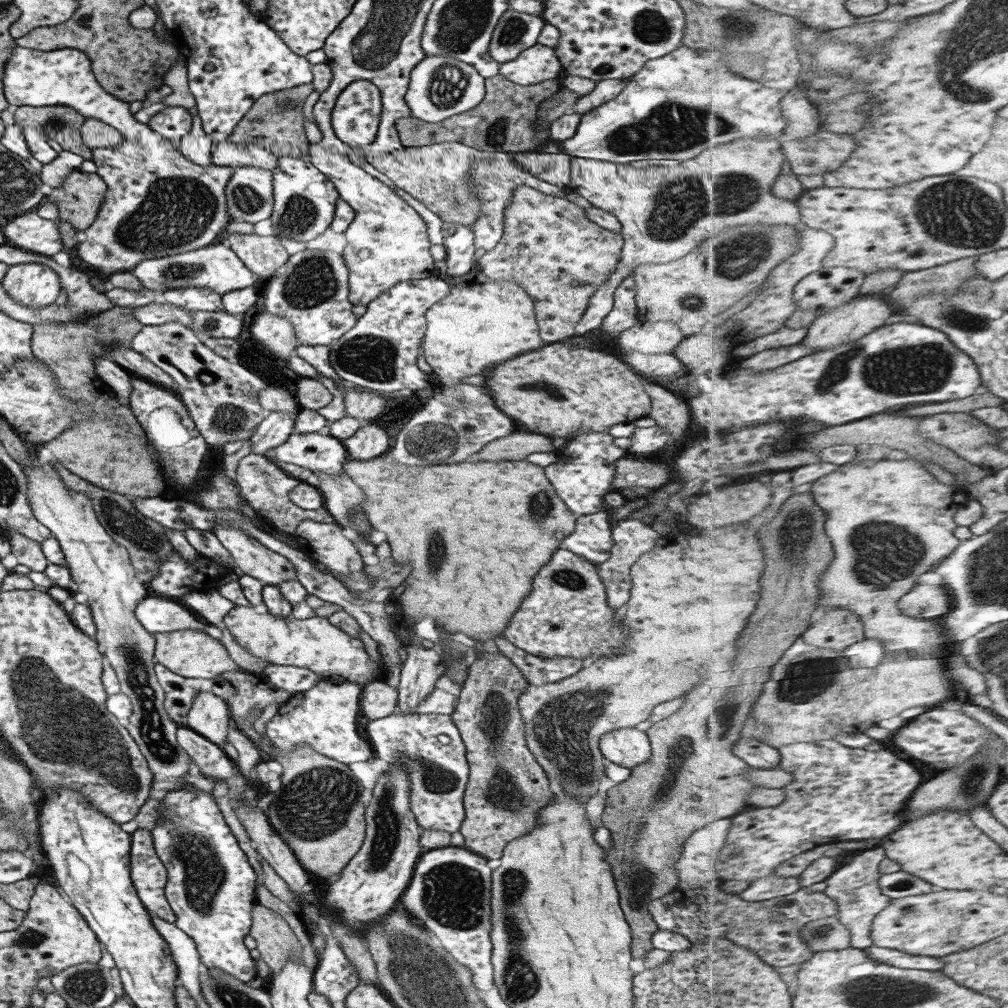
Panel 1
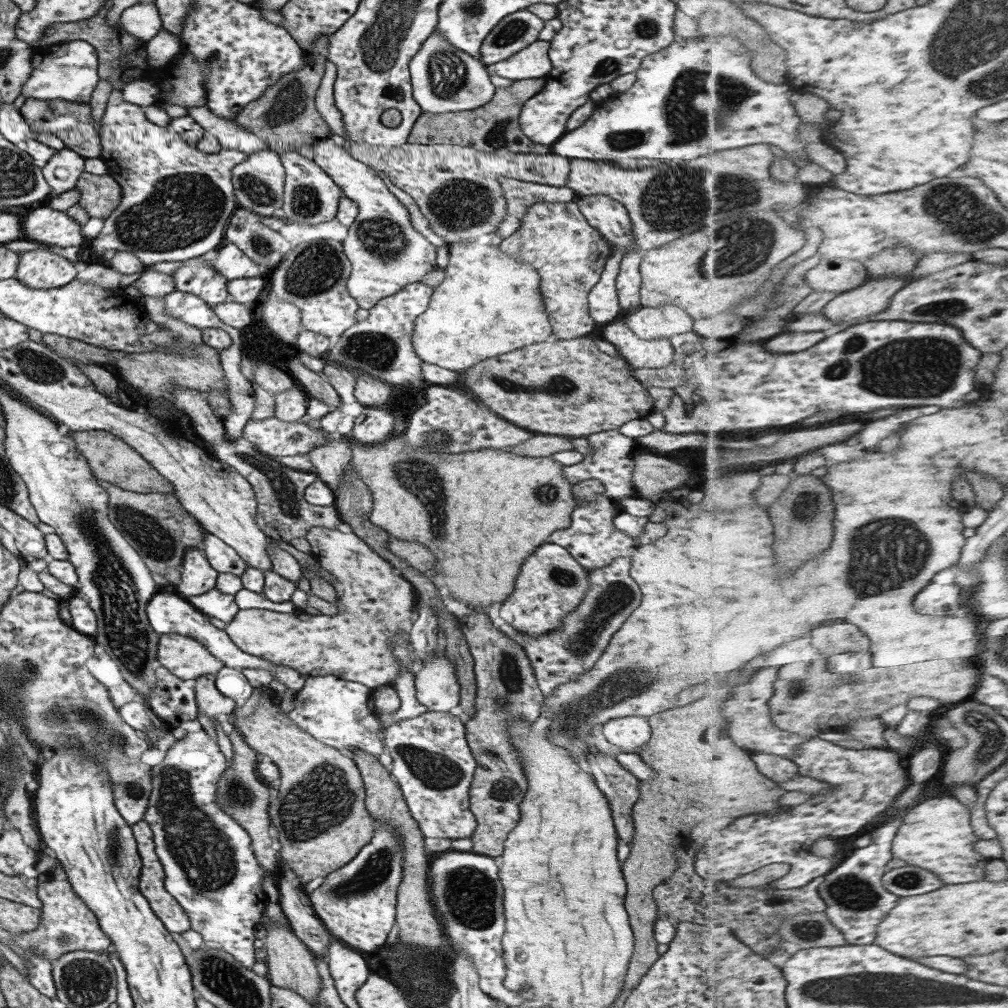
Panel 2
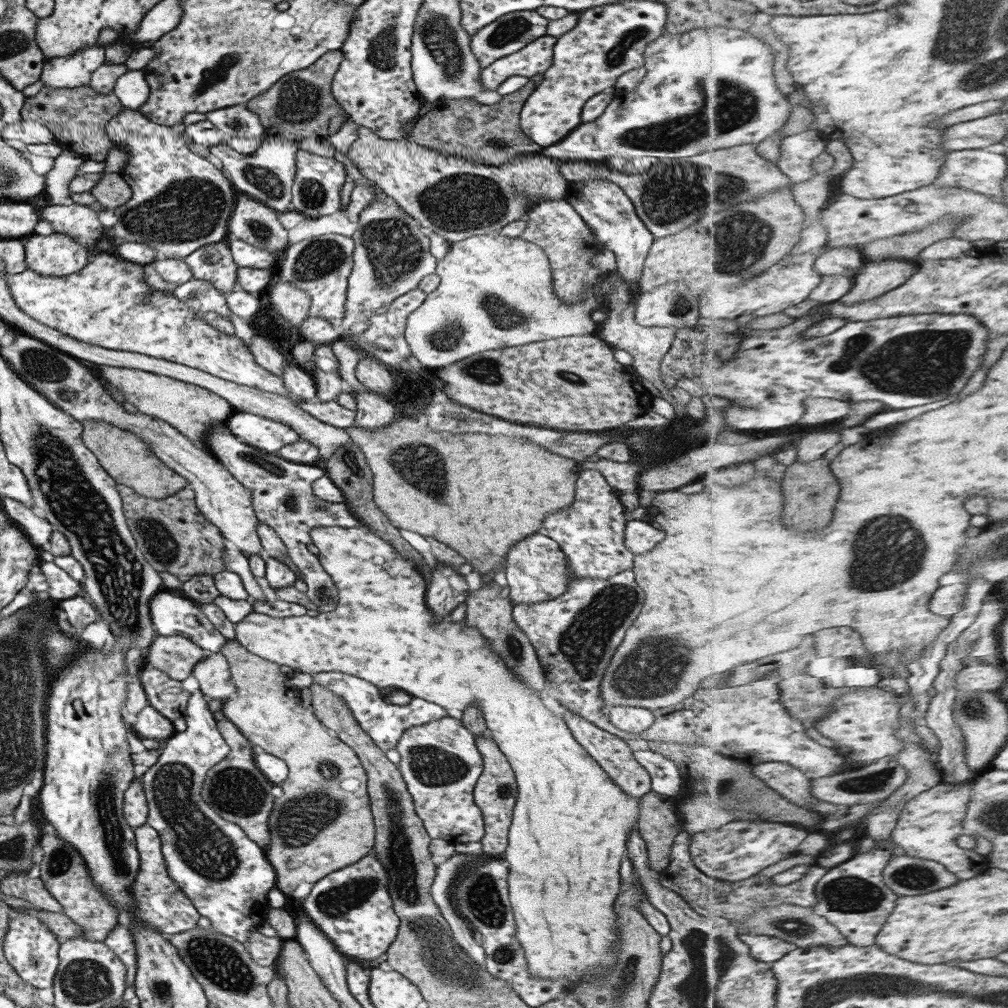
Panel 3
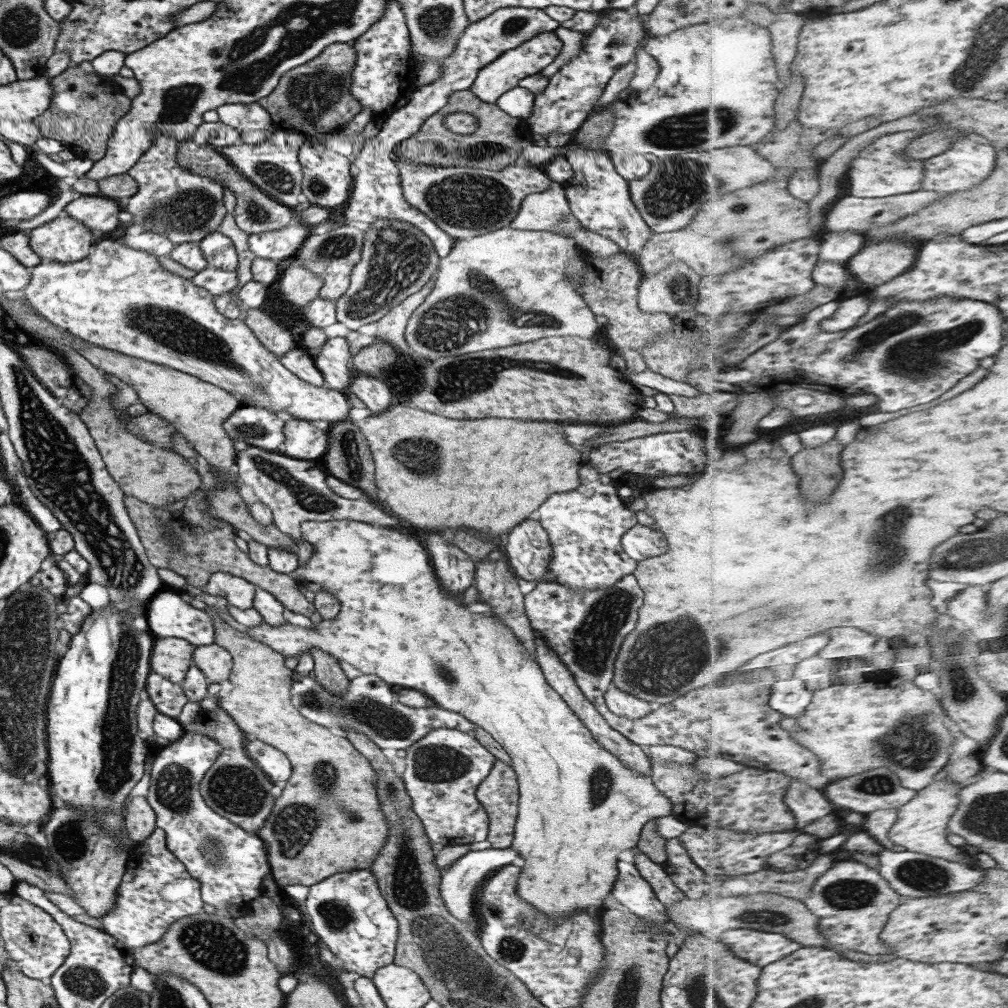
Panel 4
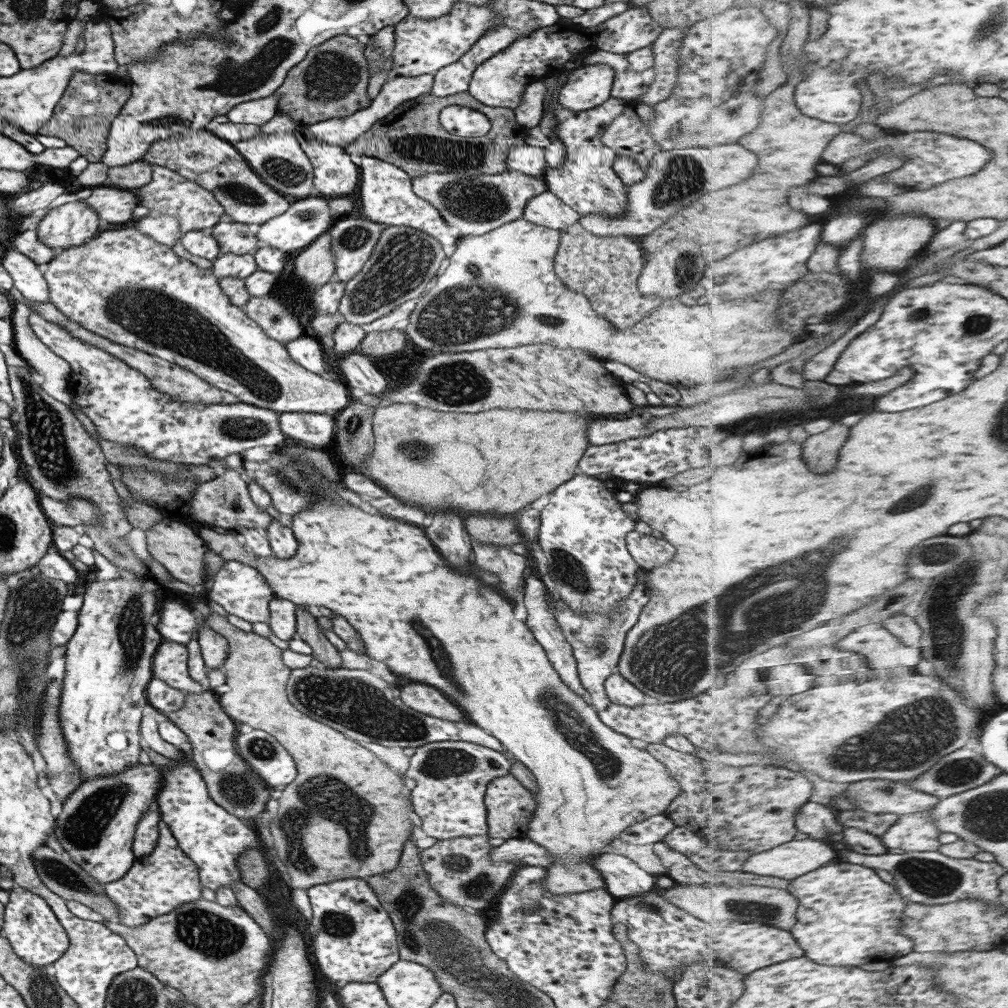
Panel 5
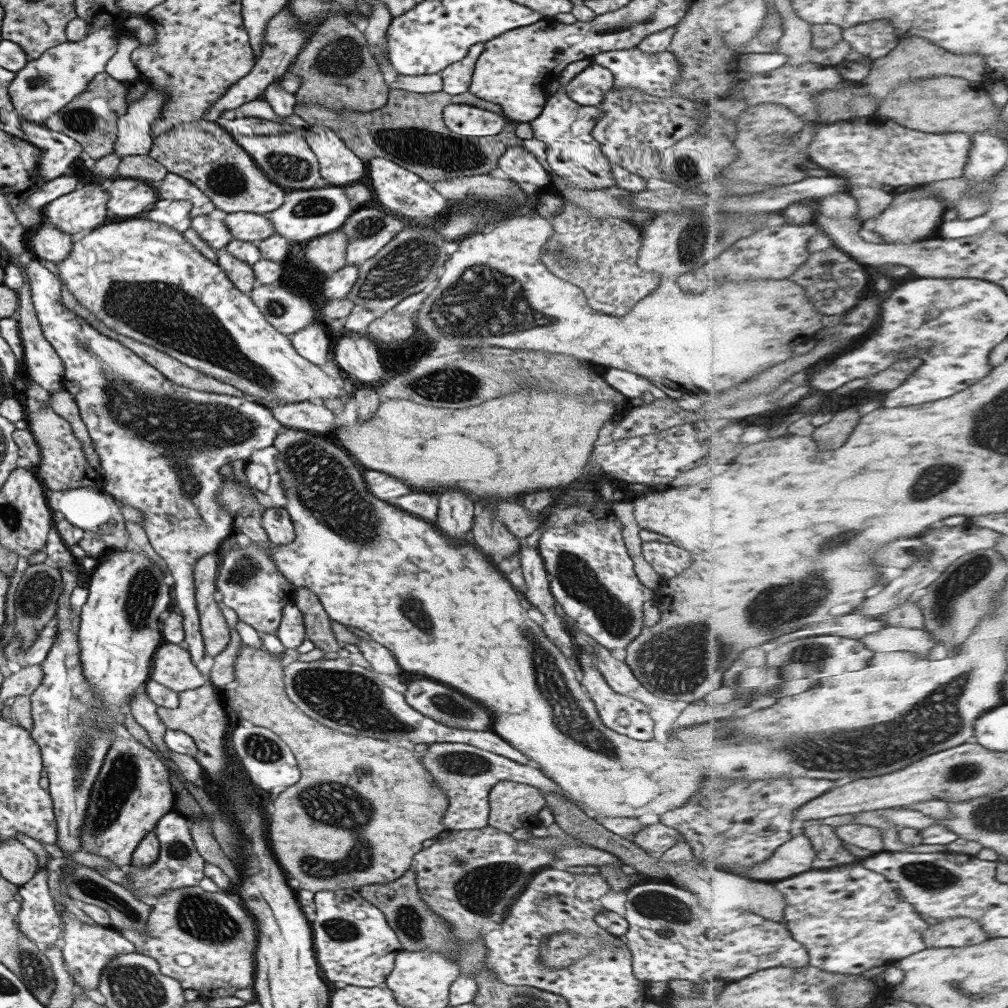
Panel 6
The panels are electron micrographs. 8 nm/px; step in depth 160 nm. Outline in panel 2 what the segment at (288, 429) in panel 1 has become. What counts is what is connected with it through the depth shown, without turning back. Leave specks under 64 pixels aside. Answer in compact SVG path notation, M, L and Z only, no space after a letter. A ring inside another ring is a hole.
M296 384L274 396L275 418L283 422L295 422L303 419L306 414L308 394Z

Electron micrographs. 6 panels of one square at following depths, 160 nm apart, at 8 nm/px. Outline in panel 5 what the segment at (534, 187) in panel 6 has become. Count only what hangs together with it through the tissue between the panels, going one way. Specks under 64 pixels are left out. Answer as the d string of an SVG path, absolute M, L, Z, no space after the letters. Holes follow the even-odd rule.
M528 144L517 145L508 150L506 171L516 171L529 177L539 178L544 166L543 149Z

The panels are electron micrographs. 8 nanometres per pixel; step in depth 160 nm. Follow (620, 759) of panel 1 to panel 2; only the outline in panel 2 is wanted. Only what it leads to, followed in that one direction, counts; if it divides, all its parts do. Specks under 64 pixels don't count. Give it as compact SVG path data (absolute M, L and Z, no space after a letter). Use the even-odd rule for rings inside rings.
M625 716L609 719L602 724L605 740L618 747L623 753L636 753L650 737L650 726L647 718Z

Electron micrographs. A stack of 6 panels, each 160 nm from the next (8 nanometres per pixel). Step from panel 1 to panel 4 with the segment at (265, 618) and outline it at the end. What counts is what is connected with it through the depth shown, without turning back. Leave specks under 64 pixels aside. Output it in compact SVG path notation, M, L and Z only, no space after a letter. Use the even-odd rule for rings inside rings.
M347 519L302 522L300 524L300 536L302 536L305 542L309 542L313 546L313 549L307 562L290 572L292 579L295 581L296 588L298 590L310 590L313 593L316 590L330 592L340 604L339 612L335 618L322 620L320 623L313 624L315 629L305 629L305 627L298 627L287 622L279 626L271 626L262 620L257 626L247 627L245 634L255 640L255 642L261 642L261 644L269 646L271 650L275 650L283 658L295 657L295 659L298 659L299 654L311 654L311 650L325 652L327 656L333 656L337 662L346 662L361 672L361 674L373 674L373 676L377 676L381 682L385 682L389 686L399 685L402 688L418 690L425 694L438 708L459 714L469 722L480 726L509 755L511 768L516 777L518 786L518 815L516 816L513 840L510 846L519 853L519 856L523 856L523 860L525 860L525 864L521 866L521 874L518 876L518 880L516 880L516 893L518 897L532 904L537 909L537 912L545 915L545 920L550 923L556 923L559 920L563 920L563 918L569 918L569 916L573 916L577 912L593 914L596 910L602 909L602 900L610 892L617 876L616 862L620 850L636 846L641 829L648 820L671 814L672 804L670 799L657 787L653 786L650 776L643 776L639 772L633 772L633 770L625 768L625 765L620 760L617 760L615 755L607 752L603 746L596 742L590 730L582 723L582 720L579 720L567 708L567 704L559 698L559 694L545 682L543 672L539 670L536 661L527 654L527 650L523 650L523 646L519 646L519 639L511 634L512 630L508 626L503 626L499 622L499 618L495 618L495 616L485 616L485 614L477 614L475 616L473 612L469 612L465 608L465 604L457 596L449 596L449 594L445 594L441 590L441 586L437 584L437 578L433 574L433 568L431 568L431 557L425 552L426 548L423 548L415 538L412 538L409 534L397 532L392 527L371 526L371 523Z

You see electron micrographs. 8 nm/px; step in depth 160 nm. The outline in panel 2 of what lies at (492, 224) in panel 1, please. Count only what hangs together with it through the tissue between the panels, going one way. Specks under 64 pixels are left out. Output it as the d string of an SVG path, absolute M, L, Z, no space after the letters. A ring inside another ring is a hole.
M499 179L499 188L506 204L503 221L497 226L494 236L505 238L515 233L527 209L535 203L571 202L575 200L573 192L563 187L534 185L514 179Z

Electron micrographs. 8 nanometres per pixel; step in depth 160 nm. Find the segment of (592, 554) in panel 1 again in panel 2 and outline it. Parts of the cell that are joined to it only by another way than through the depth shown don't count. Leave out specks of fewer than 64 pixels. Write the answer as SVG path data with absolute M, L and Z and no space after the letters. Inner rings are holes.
M587 479L571 486L570 492L574 497L574 509L566 527L554 530L548 541L562 546L579 566L587 571L606 567L612 560L620 556L631 556L636 547L635 539L628 537L623 531L615 528L613 519L621 510L614 506L614 500L604 494L604 486L595 479Z

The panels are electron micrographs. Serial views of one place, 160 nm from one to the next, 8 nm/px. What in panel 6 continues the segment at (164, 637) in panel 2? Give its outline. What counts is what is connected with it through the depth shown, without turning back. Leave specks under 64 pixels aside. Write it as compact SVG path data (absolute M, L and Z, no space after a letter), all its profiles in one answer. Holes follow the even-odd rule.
M166 642L151 657L148 679L176 693L206 684L183 645Z

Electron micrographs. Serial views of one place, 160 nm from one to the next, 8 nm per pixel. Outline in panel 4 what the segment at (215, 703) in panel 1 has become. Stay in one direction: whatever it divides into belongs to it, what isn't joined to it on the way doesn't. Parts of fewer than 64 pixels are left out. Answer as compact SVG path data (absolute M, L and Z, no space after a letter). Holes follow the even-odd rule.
M214 643L195 647L192 664L203 674L207 685L227 680L232 668L230 655Z

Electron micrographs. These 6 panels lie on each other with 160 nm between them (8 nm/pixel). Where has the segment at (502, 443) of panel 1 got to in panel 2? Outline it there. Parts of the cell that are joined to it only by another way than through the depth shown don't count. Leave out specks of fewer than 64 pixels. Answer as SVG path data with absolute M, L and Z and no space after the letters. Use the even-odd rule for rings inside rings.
M533 434L529 439L525 440L517 446L511 448L511 452L521 454L521 456L549 457L555 452L563 452L563 450L574 450L569 437L555 435Z

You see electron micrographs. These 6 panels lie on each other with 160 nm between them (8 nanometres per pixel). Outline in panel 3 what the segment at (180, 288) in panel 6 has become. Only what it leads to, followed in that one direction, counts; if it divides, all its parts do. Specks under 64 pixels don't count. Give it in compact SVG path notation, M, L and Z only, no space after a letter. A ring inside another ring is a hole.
M98 251L92 262L88 262L81 270L65 276L52 277L38 275L35 271L25 269L17 274L7 275L5 282L9 296L15 306L37 322L58 330L75 340L86 342L109 350L136 352L169 362L176 362L189 368L196 368L211 376L250 386L263 392L288 396L281 377L271 374L259 366L245 345L235 335L220 333L215 327L206 322L203 314L191 310L183 302L179 302L173 294L163 294L161 290L151 290L141 277L142 266L123 260L121 257ZM313 398L307 402L297 401L293 403L297 405L297 408L304 410L319 422L330 424L335 428L345 430L354 421L354 411L339 406L335 399L321 402L319 399Z

